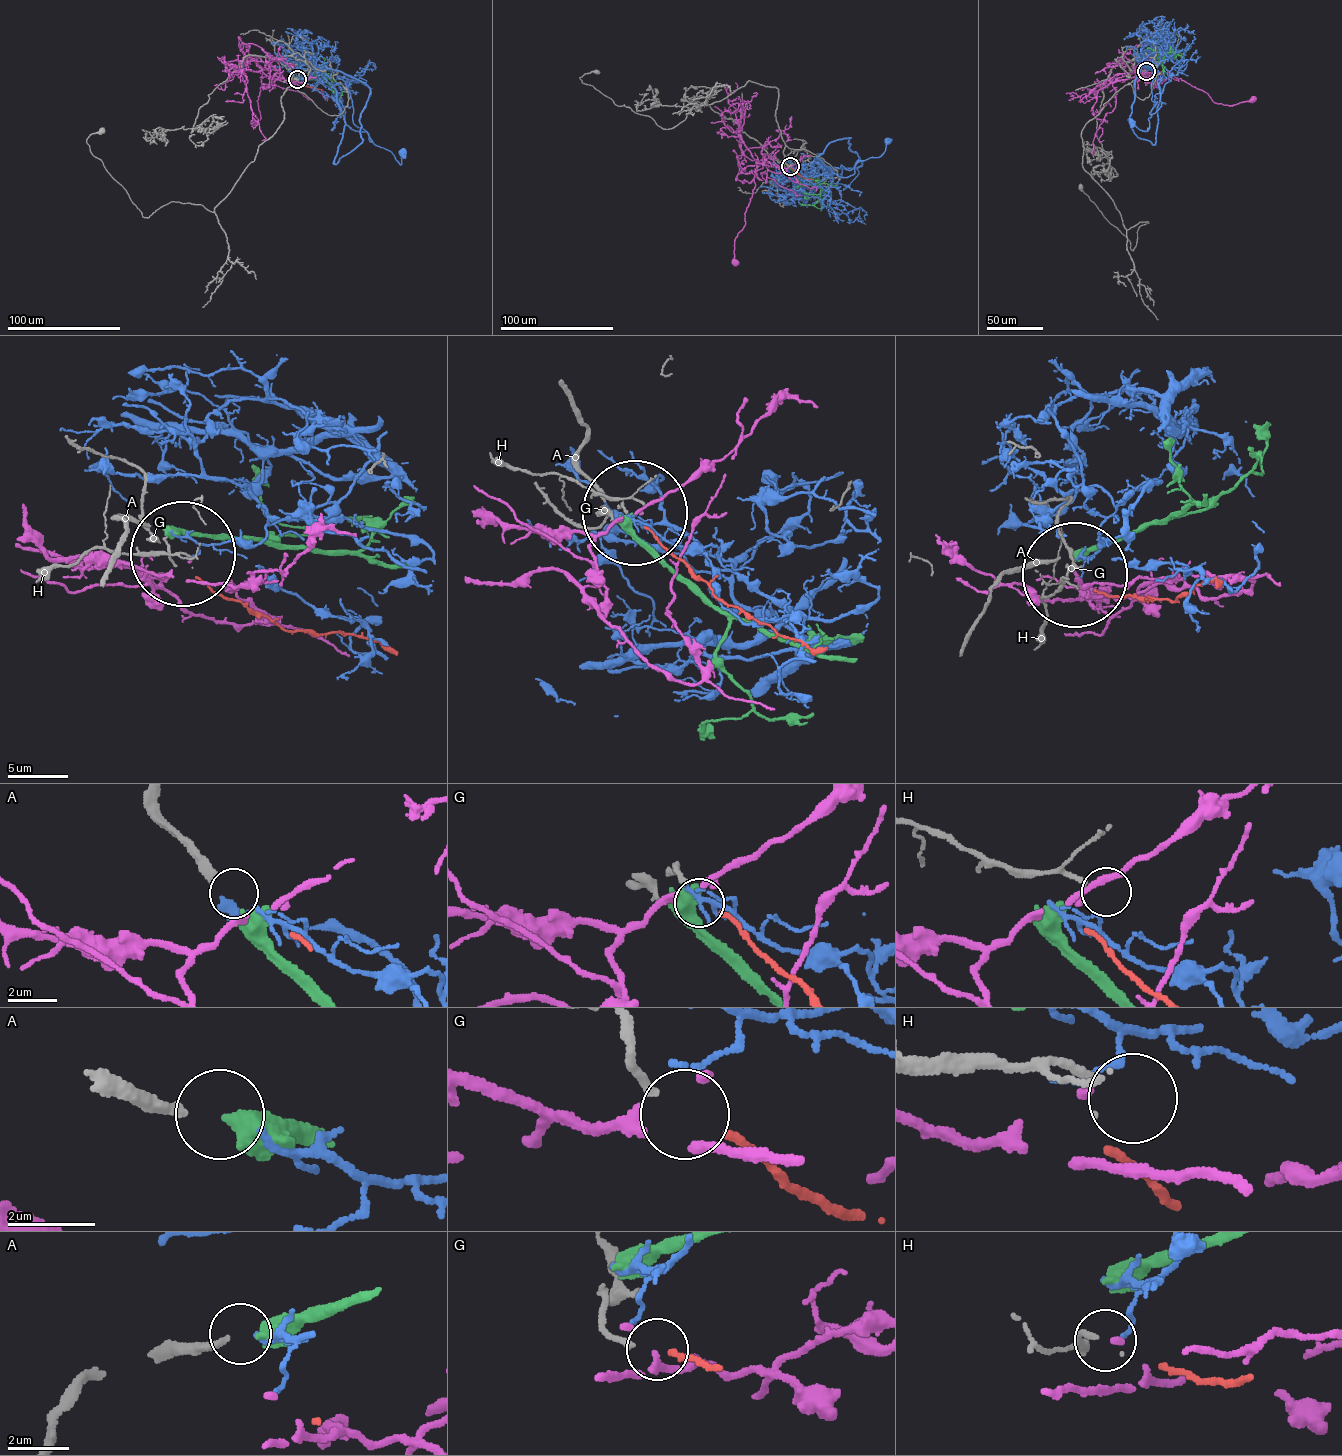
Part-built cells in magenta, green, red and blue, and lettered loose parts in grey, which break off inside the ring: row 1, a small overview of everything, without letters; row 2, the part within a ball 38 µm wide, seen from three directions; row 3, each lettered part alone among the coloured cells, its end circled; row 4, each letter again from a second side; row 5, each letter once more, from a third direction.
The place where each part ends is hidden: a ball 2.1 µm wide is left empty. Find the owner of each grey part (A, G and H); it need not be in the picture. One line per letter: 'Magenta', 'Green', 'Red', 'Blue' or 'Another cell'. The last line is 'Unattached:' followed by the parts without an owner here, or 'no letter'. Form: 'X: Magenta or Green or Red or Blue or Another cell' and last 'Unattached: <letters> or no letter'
A: Green
G: Red
H: Another cell
Unattached: H

